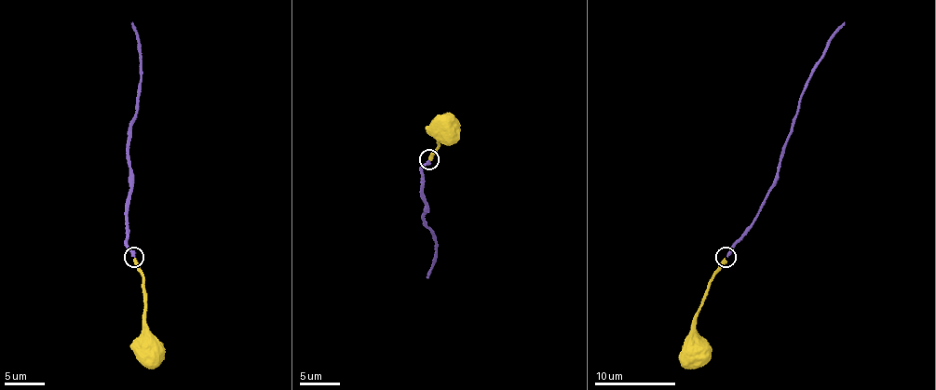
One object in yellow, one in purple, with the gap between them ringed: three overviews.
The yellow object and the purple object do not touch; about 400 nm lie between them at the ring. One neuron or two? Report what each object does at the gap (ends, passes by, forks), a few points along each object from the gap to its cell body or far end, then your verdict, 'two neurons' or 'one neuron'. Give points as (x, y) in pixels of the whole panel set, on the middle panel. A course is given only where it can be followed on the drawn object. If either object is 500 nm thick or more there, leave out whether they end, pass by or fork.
yellow ends | purple ends | yellow via (430, 158), (438, 146), (440, 130), (448, 124) | purple via (430, 161), (422, 168), (424, 223), (432, 232), (436, 248), (434, 266), (426, 278) | one neuron

